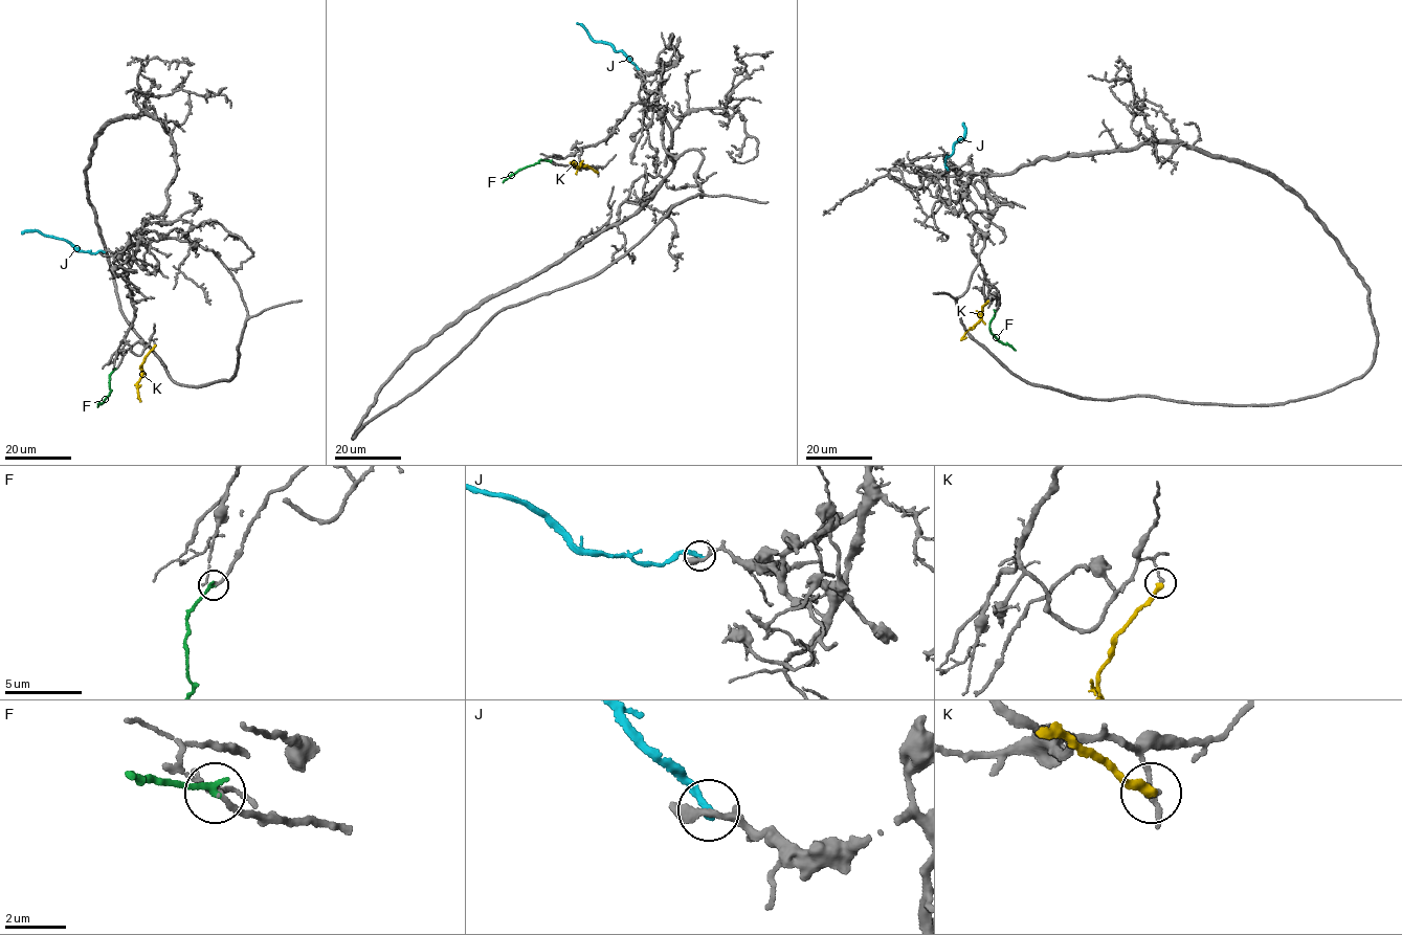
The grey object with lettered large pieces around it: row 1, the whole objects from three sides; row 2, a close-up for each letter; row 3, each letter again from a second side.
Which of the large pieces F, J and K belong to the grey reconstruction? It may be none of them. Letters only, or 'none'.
F

